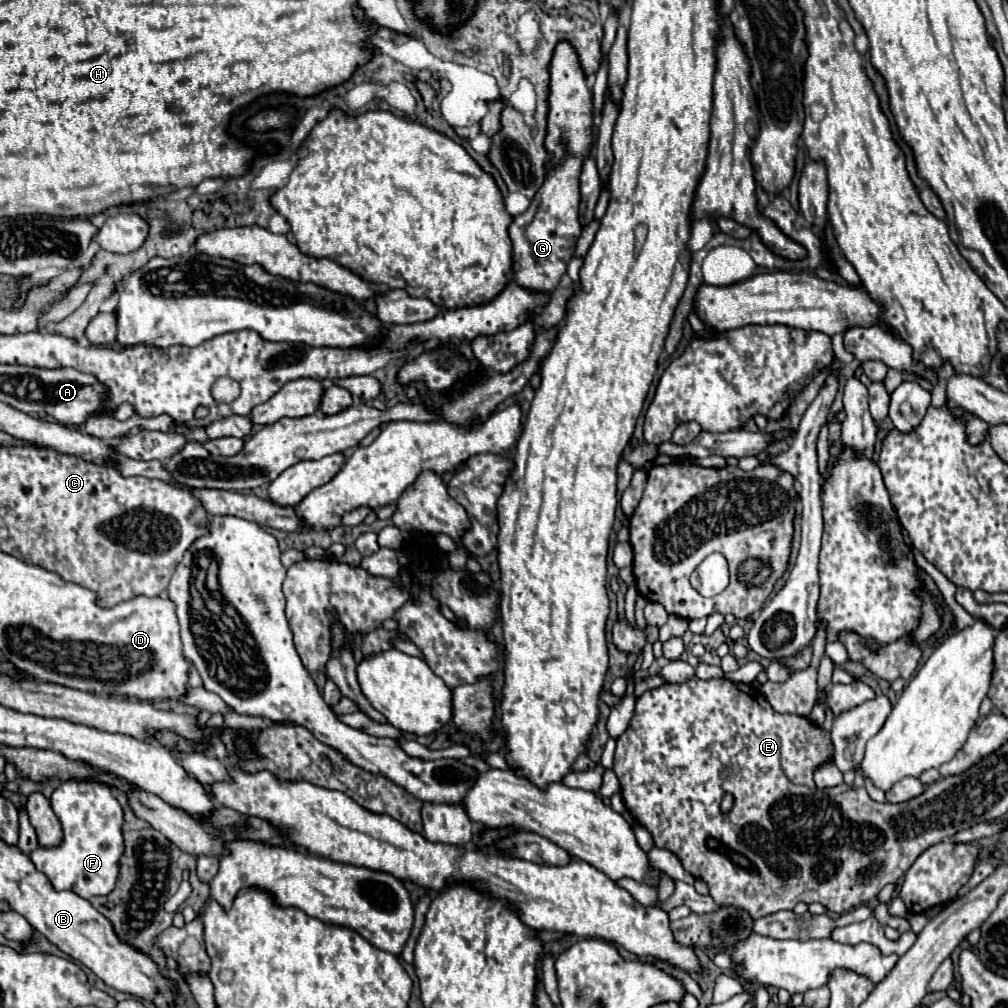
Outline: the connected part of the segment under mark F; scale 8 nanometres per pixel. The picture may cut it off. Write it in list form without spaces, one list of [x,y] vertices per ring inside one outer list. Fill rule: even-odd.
[[[61,782],[53,796],[51,806],[57,814],[57,818],[63,824],[63,842],[57,848],[37,848],[29,854],[35,868],[47,876],[51,886],[55,890],[71,890],[81,898],[91,898],[97,894],[107,896],[115,888],[115,880],[119,874],[119,858],[123,856],[123,836],[121,836],[121,824],[123,824],[123,808],[111,794],[107,786],[101,784],[87,784],[87,782]]]

